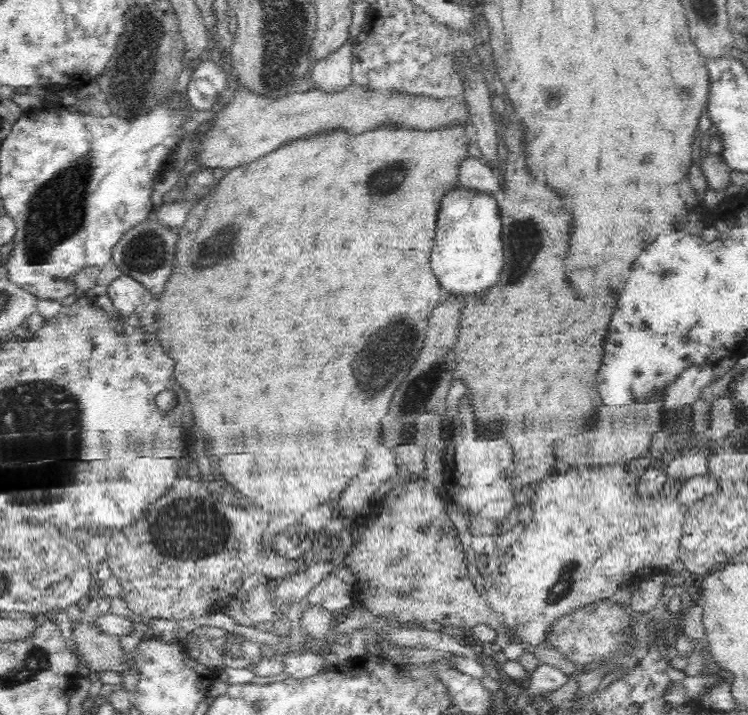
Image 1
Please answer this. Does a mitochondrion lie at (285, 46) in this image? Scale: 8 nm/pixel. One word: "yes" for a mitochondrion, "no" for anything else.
yes

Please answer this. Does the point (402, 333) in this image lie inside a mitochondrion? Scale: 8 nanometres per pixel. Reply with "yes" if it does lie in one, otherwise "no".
yes

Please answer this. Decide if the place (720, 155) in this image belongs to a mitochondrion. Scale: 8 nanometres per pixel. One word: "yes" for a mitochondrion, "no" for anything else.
no

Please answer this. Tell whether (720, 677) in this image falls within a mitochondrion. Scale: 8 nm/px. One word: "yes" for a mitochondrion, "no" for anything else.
no

